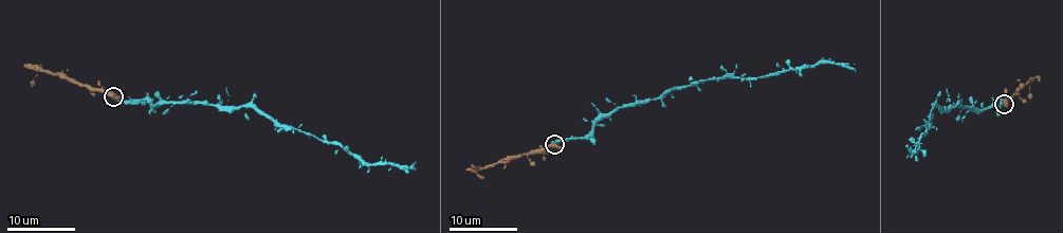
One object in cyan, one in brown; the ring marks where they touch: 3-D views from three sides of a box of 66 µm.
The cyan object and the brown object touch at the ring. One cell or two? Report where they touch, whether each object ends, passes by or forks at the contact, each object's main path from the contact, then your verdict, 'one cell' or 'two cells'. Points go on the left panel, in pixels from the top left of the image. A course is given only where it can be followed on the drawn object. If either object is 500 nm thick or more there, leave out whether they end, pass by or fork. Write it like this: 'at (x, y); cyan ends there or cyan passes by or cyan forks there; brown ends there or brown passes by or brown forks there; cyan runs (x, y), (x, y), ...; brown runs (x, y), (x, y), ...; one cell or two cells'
at (113, 96); cyan passes by; brown passes by; cyan runs (114, 96), (157, 104), (251, 106), (282, 125), (322, 141), (337, 142), (366, 163), (406, 166), (416, 161); brown runs (114, 96), (42, 70), (37, 70), (31, 86); one cell

